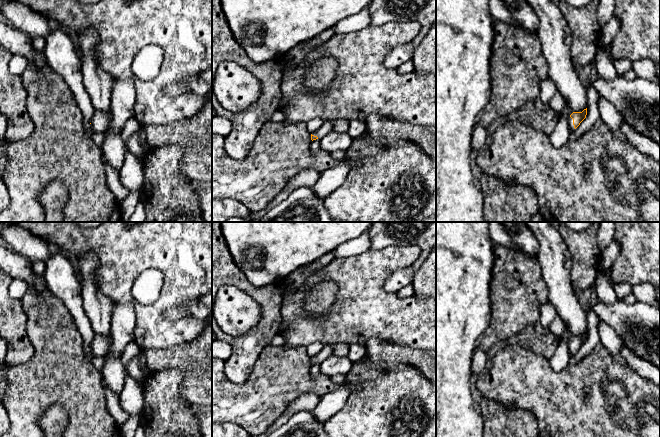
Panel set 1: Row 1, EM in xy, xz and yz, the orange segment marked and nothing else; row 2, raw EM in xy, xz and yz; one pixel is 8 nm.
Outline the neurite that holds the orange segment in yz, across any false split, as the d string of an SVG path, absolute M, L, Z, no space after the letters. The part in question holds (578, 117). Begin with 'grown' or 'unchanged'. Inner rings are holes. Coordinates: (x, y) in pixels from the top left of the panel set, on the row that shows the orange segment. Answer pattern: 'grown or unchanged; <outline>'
grown; M587 108L582 112L573 112L568 118L567 124L569 126L570 131L574 131L580 123L586 118Z

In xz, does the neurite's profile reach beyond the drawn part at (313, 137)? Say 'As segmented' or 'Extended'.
Extended

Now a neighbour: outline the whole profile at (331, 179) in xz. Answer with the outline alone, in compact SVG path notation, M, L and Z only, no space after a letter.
M345 156L337 166L321 172L319 180L313 186L313 190L319 198L325 200L343 184L350 170L348 158Z

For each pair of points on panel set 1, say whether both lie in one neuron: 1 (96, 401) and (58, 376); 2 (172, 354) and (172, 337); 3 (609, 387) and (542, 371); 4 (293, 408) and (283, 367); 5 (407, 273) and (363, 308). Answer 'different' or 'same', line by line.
1: same
2: different
3: same
4: different
5: different

